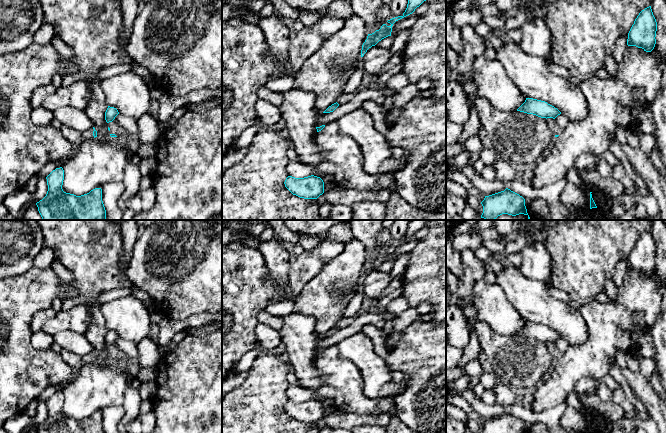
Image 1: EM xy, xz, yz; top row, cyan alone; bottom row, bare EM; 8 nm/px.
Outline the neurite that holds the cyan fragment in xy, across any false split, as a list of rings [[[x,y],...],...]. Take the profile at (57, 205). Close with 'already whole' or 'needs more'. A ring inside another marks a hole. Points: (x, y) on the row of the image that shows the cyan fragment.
[[[53,170],[47,177],[46,196],[36,203],[42,220],[107,220],[102,189],[76,196],[62,189],[64,170]]] | already whole

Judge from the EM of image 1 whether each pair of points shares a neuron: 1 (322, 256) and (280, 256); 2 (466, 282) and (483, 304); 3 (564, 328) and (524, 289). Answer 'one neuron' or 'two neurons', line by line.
1: two neurons
2: two neurons
3: one neuron

